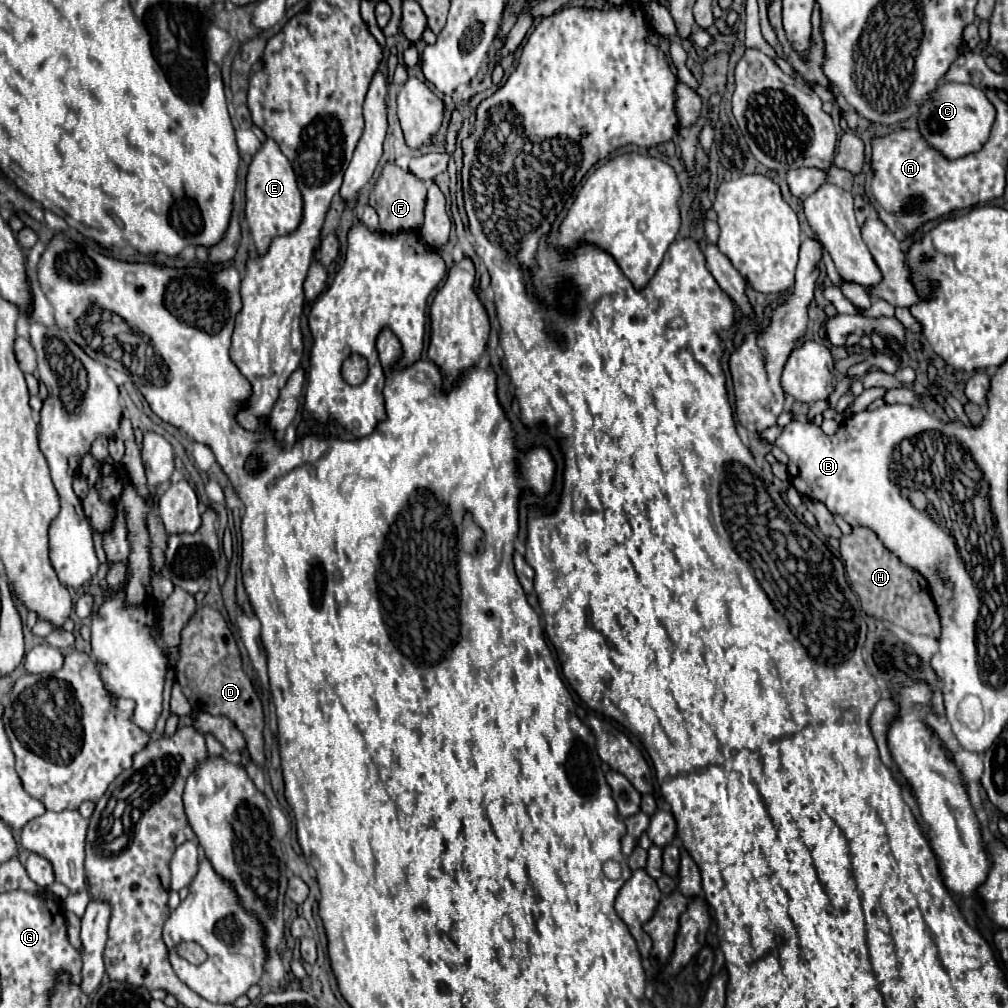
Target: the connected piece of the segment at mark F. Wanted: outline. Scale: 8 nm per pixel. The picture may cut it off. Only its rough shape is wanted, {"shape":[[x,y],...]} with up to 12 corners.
{"shape":[[387,163],[369,205],[381,231],[419,231],[427,185]]}

